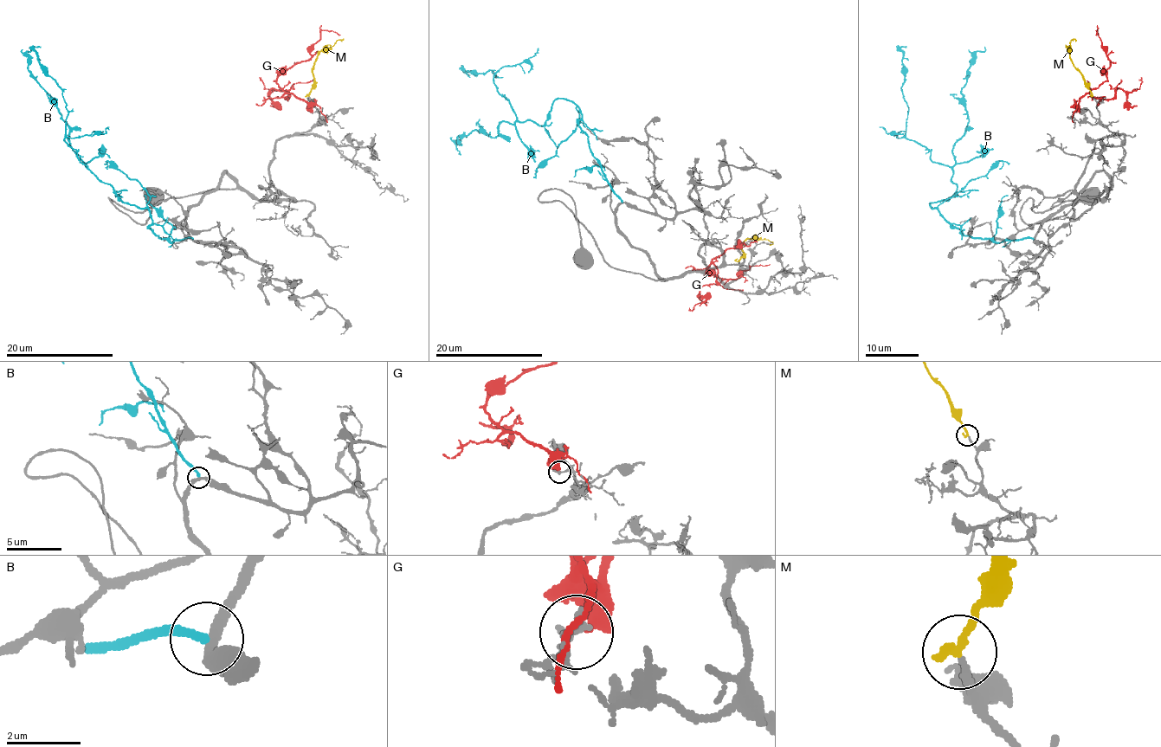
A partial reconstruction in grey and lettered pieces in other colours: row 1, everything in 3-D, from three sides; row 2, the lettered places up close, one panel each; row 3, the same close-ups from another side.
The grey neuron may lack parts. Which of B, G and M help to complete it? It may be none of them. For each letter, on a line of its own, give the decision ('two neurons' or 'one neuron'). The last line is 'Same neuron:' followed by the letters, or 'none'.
B: two neurons
G: two neurons
M: one neuron
Same neuron: M

